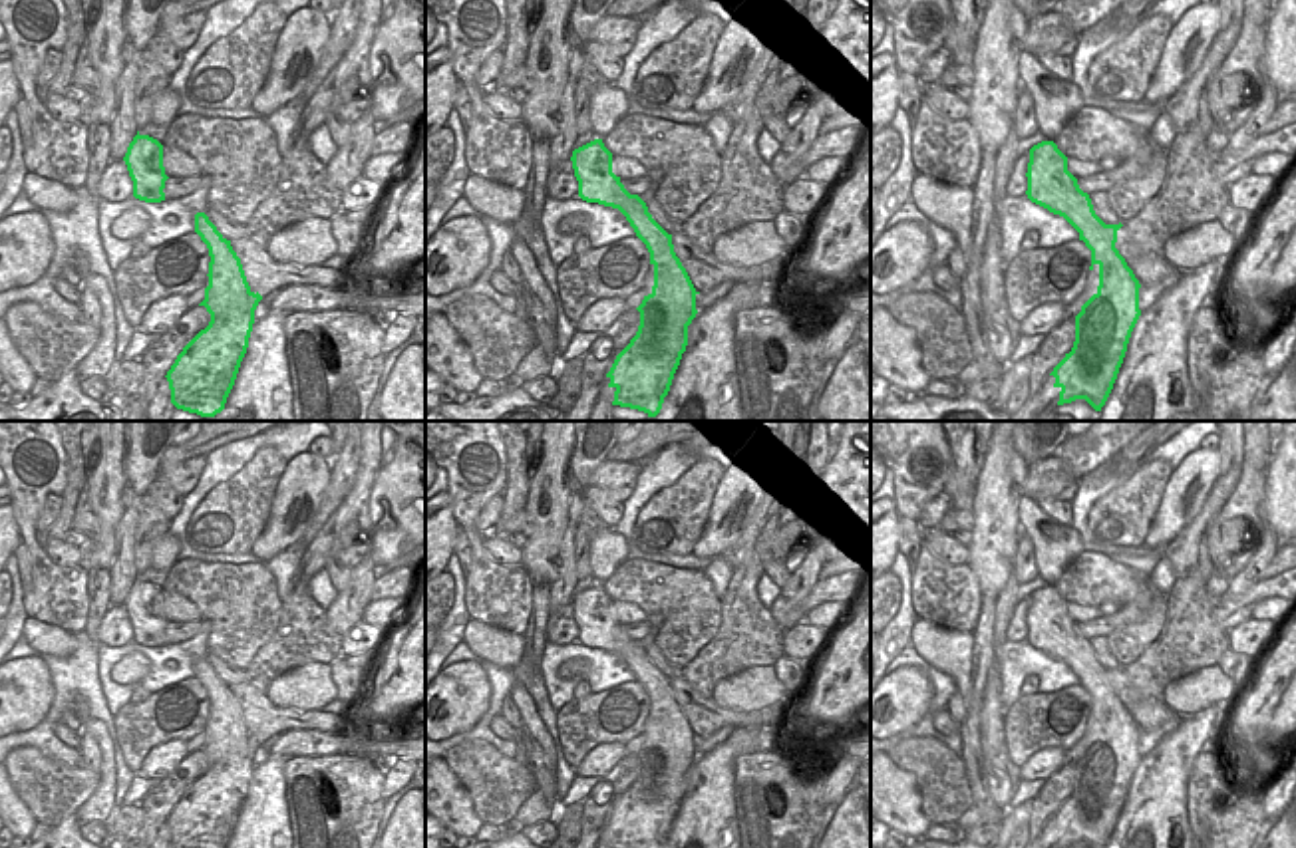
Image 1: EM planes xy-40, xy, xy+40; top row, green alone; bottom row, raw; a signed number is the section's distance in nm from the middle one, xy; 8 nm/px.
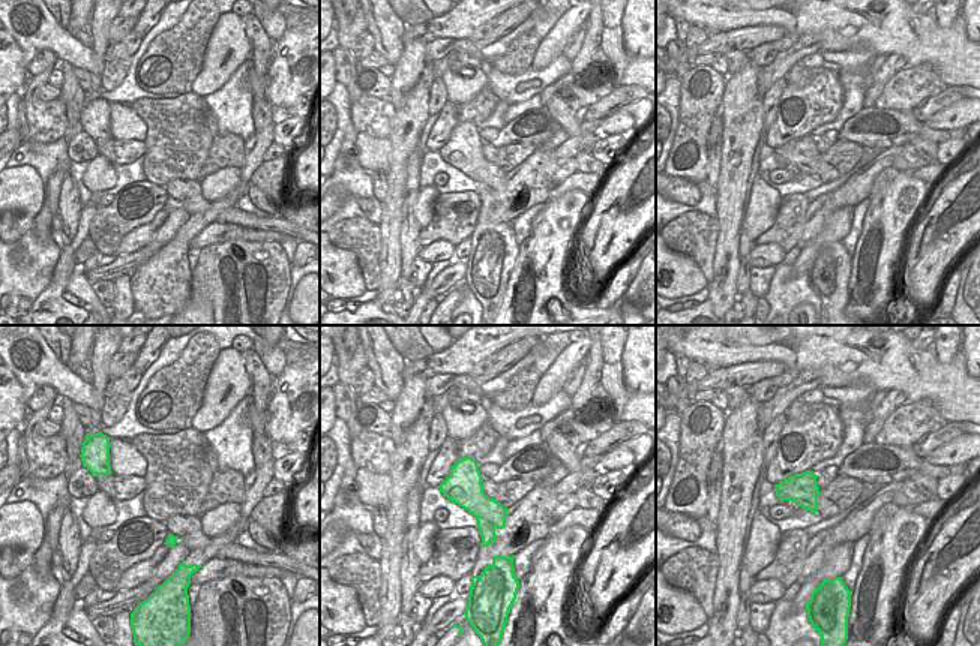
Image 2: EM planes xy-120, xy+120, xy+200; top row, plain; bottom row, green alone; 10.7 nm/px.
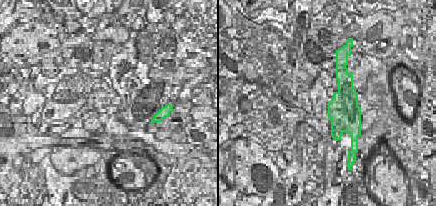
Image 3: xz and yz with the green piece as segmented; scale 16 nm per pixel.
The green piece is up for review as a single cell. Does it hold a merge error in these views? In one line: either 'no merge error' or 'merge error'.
no merge error

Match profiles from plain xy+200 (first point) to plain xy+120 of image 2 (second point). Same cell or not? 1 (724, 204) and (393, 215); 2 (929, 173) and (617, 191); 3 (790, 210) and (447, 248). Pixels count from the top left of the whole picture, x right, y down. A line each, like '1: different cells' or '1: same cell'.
1: same cell
2: different cells
3: different cells

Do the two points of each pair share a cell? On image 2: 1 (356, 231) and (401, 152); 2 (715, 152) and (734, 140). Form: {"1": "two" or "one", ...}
{"1": "two", "2": "two"}

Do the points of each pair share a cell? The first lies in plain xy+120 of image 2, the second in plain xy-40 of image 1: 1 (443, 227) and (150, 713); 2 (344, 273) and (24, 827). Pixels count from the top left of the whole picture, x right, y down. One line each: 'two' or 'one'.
1: one
2: one

